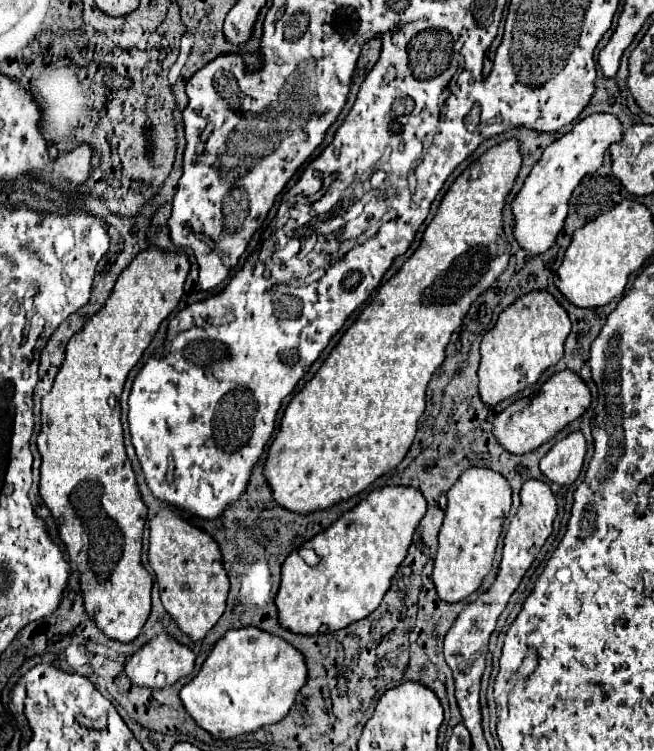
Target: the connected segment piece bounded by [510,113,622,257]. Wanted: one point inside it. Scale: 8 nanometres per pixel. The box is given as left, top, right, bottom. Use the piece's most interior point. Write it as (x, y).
(539, 209)

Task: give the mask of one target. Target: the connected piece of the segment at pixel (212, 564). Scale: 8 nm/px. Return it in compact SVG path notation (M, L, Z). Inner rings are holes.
M162 509L150 521L150 567L156 573L160 585L160 597L178 623L178 627L190 635L194 641L206 637L206 633L216 625L226 609L226 595L230 589L228 575L222 567L222 553L214 539L188 523L182 515L172 509Z

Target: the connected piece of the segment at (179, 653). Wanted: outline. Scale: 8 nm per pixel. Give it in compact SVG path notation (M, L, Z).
M160 633L154 639L150 639L148 643L144 643L134 655L130 655L126 659L126 675L132 679L134 685L151 689L163 689L172 685L172 683L176 683L180 677L192 673L194 659L196 659L194 653L186 645L178 643L168 633Z

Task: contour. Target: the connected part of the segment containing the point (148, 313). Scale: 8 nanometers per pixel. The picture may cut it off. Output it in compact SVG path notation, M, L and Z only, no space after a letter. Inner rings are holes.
M148 247L138 253L118 275L104 307L68 341L64 363L56 373L50 393L42 399L42 431L38 435L38 451L42 455L40 497L52 511L60 539L66 545L70 565L80 571L80 587L88 617L108 637L122 643L134 641L150 615L152 577L140 563L148 509L142 501L132 463L124 449L120 395L130 369L140 361L160 323L178 307L188 271L190 263L184 253L168 253L158 247Z

